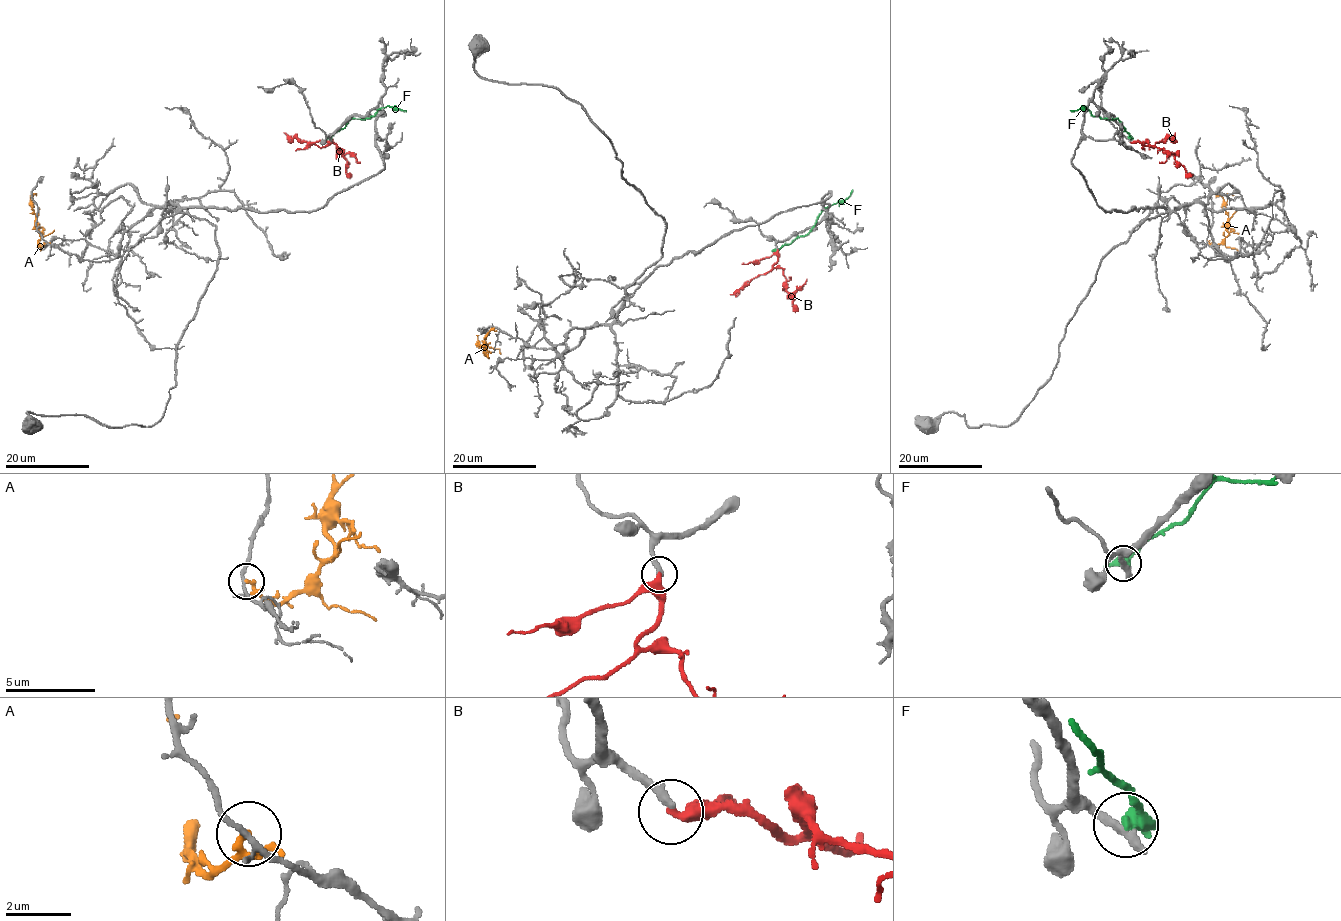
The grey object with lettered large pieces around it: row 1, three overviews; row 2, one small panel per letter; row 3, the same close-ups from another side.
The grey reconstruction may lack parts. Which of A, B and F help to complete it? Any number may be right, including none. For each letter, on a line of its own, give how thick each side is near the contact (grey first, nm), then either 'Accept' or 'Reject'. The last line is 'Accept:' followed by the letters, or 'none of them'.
A: Thickness 140 nm (grey) against 160 nm. Reject
B: Thickness 280 nm (grey) against 320 nm. Accept
F: Thickness 360 nm (grey) against 420 nm. Reject
Accept: B

